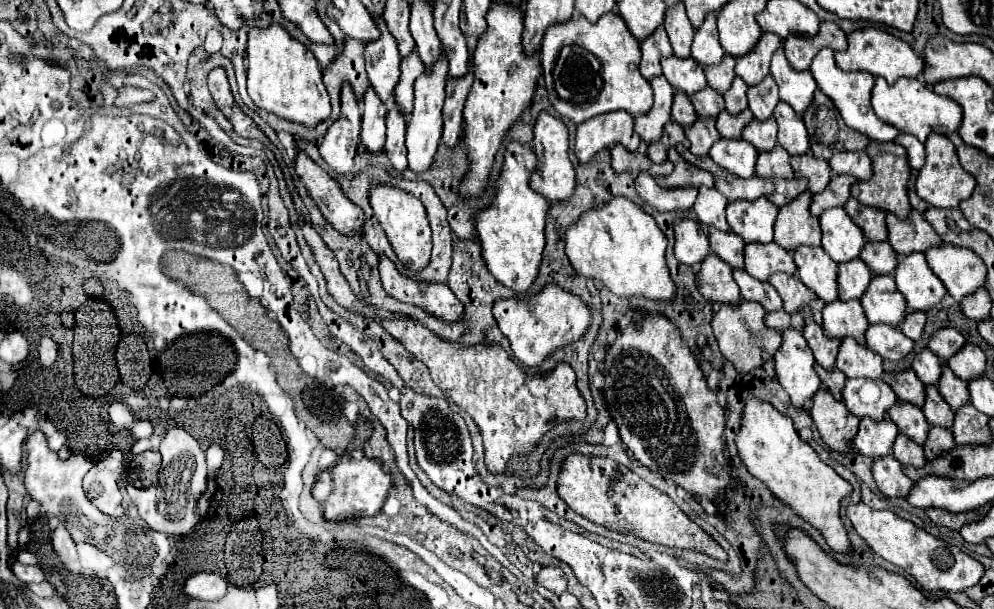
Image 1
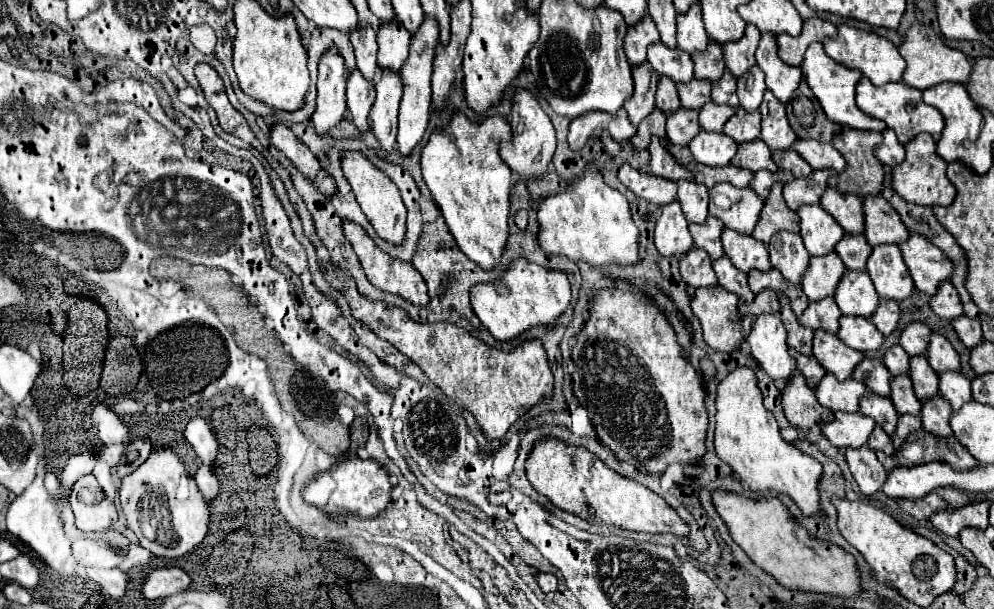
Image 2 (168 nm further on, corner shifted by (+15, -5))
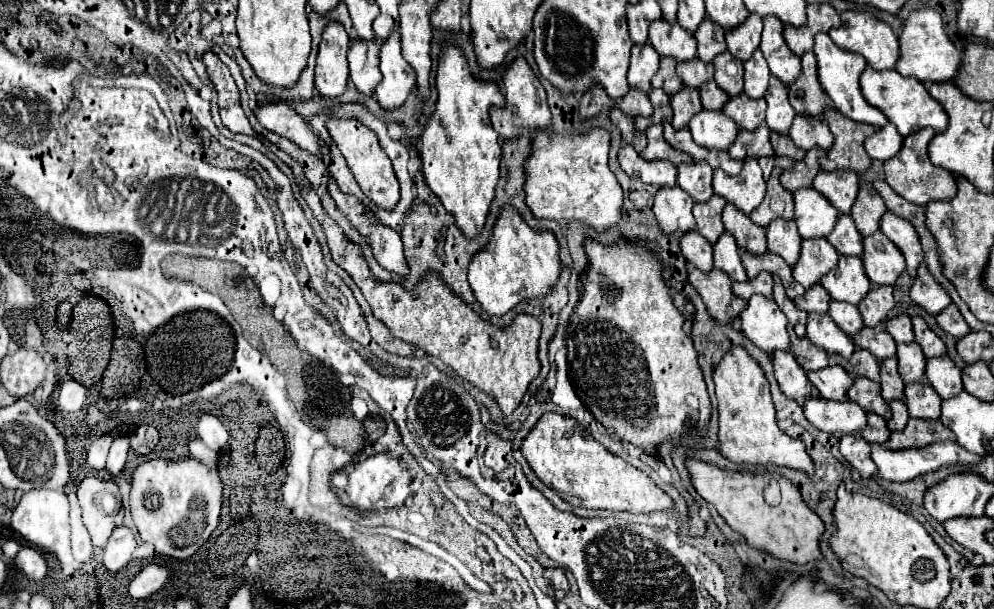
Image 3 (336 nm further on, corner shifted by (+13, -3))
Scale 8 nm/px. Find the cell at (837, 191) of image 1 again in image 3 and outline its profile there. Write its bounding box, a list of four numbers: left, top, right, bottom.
[781,147,827,193]

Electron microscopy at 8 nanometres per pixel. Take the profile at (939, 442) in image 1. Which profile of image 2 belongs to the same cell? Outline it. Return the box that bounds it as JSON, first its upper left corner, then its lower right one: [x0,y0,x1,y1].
[891,415,923,449]

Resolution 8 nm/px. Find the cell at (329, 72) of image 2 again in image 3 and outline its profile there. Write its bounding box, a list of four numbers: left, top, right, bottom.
[315,23,349,99]

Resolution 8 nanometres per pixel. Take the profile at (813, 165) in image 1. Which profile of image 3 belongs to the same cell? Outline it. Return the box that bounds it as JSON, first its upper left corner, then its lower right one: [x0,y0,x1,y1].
[771,131,805,161]

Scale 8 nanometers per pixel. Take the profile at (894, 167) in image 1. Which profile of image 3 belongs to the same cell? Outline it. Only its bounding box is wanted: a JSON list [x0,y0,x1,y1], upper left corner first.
[823,105,877,173]

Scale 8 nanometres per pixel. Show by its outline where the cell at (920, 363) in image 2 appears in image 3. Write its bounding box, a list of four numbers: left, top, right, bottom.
[897,343,925,383]

